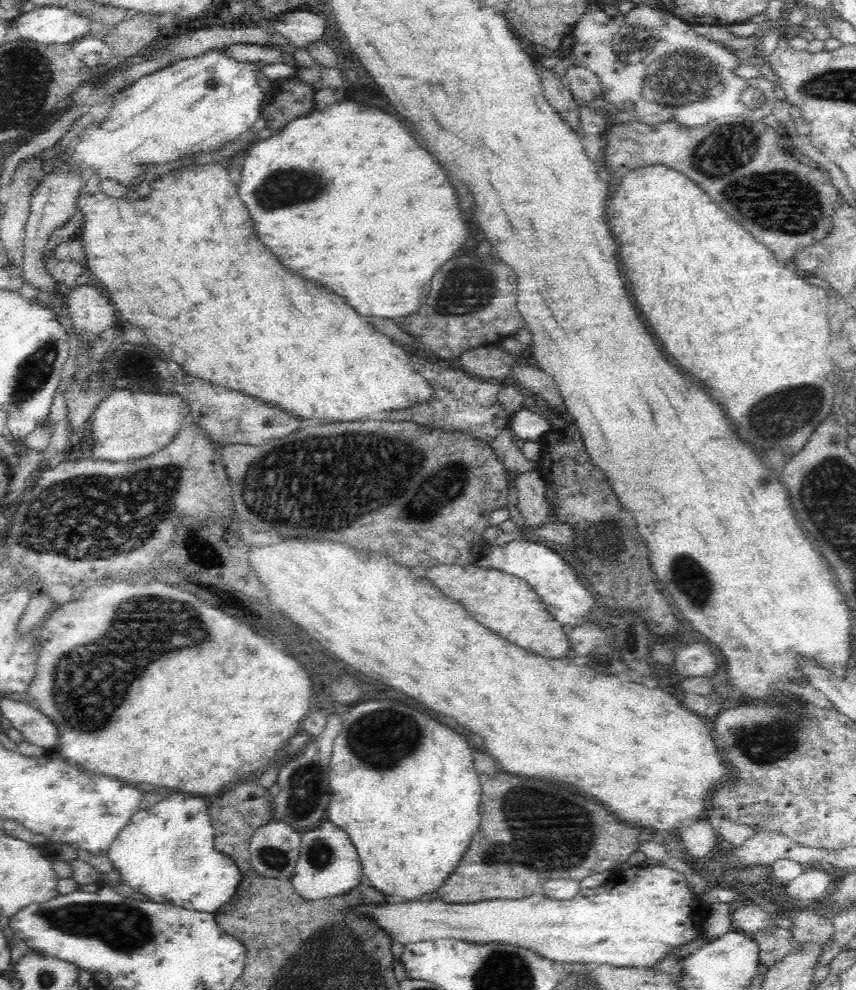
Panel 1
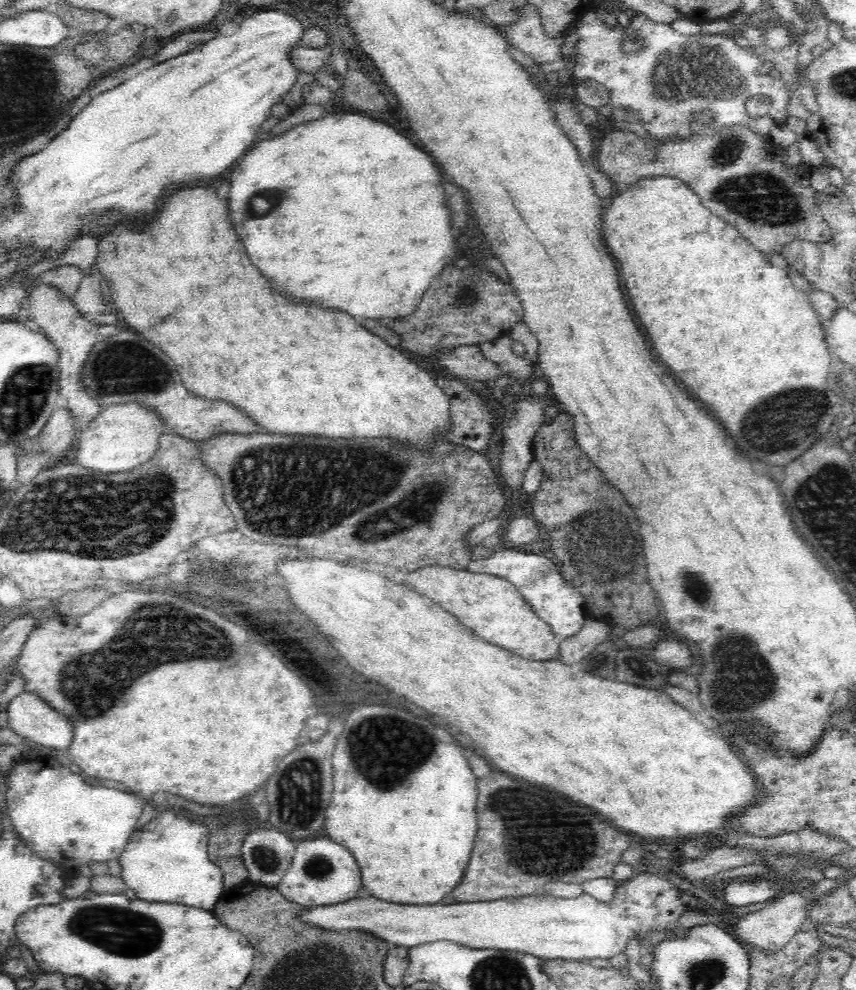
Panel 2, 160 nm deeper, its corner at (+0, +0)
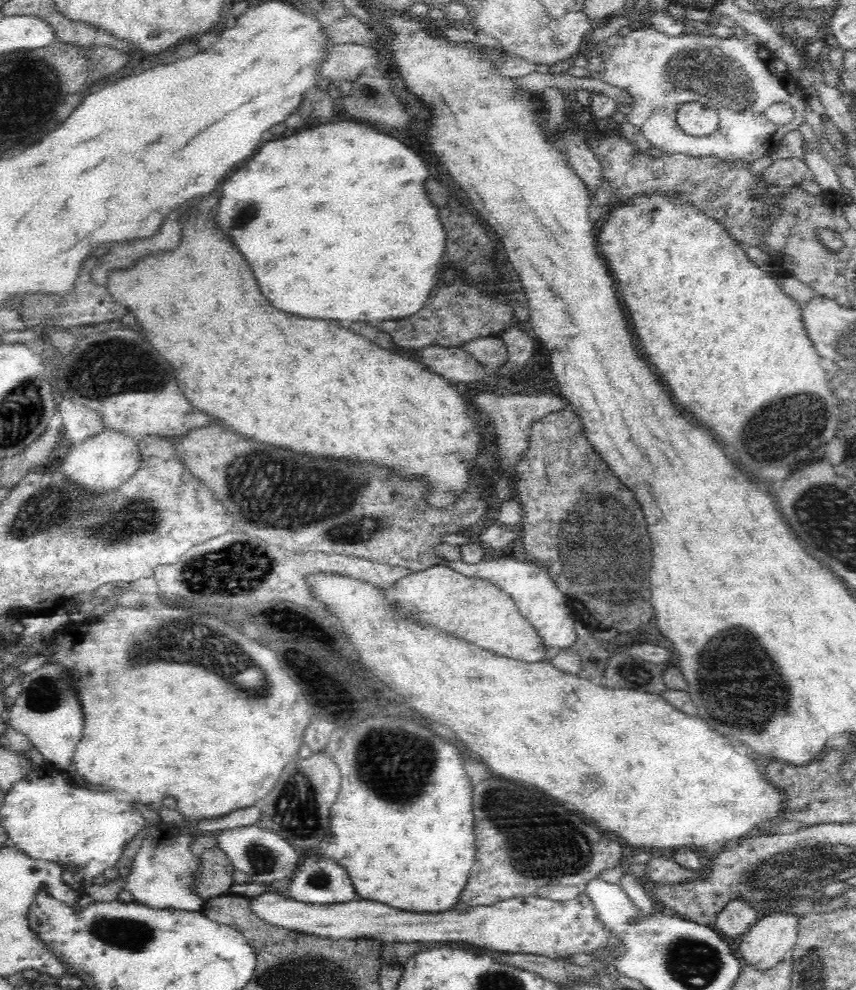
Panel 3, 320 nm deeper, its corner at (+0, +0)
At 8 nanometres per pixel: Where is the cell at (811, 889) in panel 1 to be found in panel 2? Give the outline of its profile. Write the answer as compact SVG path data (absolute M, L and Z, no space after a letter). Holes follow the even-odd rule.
M792 892L778 899L771 906L744 914L736 918L738 924L734 924L734 934L736 938L749 948L760 947L765 951L775 951L784 946L798 931L804 920L808 918L806 913L806 898L804 892Z

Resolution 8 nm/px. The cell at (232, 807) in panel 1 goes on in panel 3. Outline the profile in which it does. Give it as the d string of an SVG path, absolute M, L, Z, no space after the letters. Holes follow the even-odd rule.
M206 842L200 850L200 855L203 866L199 873L198 886L196 886L200 897L208 900L219 895L230 894L234 886L236 867L226 851L218 844Z

